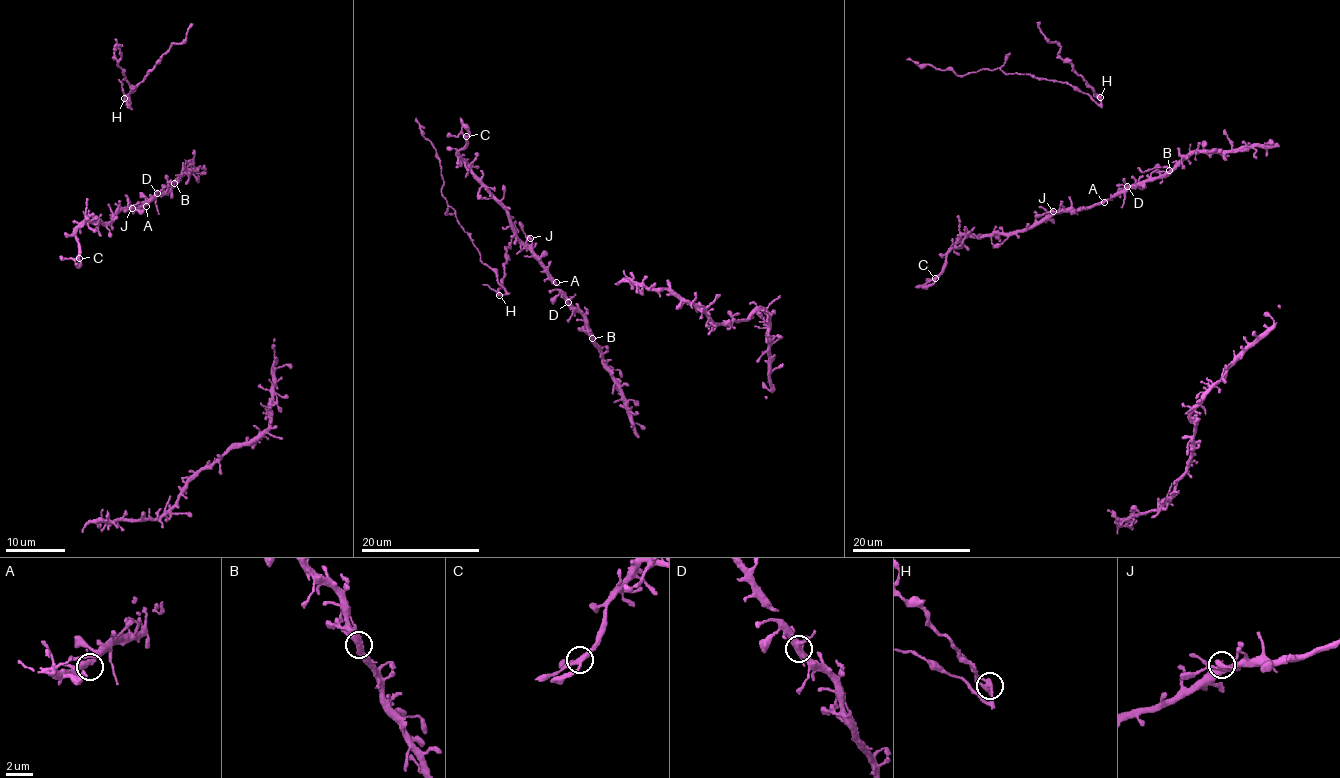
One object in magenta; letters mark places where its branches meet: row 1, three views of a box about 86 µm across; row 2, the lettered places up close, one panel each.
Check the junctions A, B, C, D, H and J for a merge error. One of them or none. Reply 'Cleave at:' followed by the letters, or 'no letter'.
Cleave at: H

